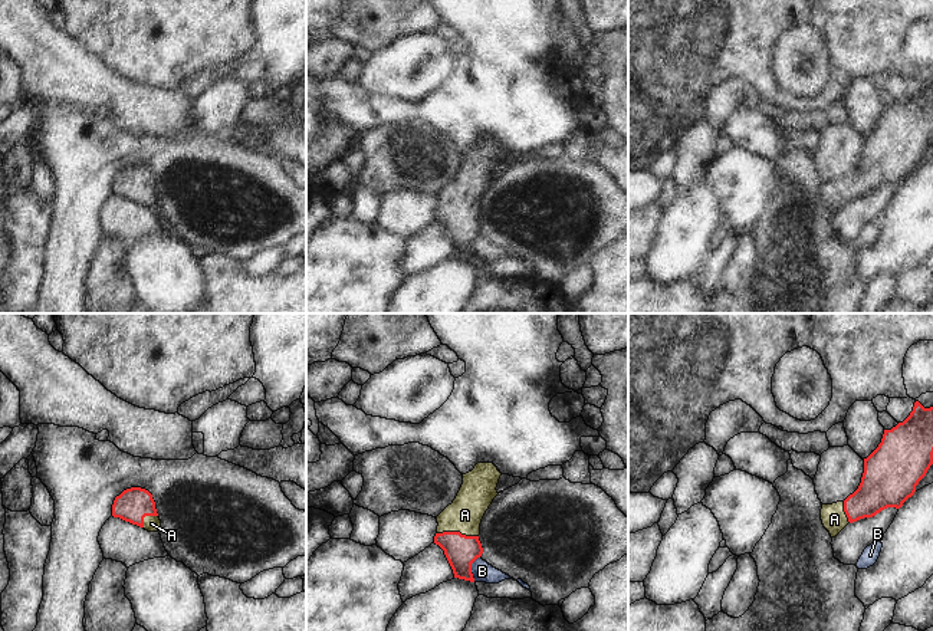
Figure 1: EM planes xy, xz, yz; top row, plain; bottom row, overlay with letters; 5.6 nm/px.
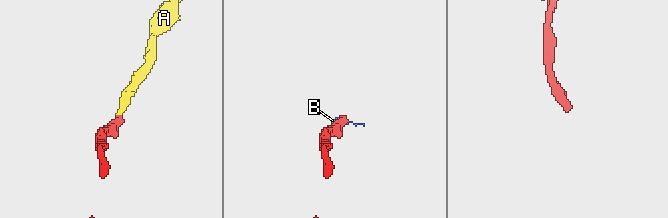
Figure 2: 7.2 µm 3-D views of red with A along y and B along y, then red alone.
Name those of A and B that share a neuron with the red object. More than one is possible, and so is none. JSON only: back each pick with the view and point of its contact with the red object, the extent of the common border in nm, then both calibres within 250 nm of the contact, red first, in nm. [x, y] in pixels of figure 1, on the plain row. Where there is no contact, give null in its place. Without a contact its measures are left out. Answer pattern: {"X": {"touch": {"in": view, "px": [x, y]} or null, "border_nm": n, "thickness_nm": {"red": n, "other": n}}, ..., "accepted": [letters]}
{"A": {"touch": {"in": "xz", "px": [457, 210]}, "border_nm": 240, "thickness_nm": {"red": 180, "other": 200}}, "accepted": ["A"]}

